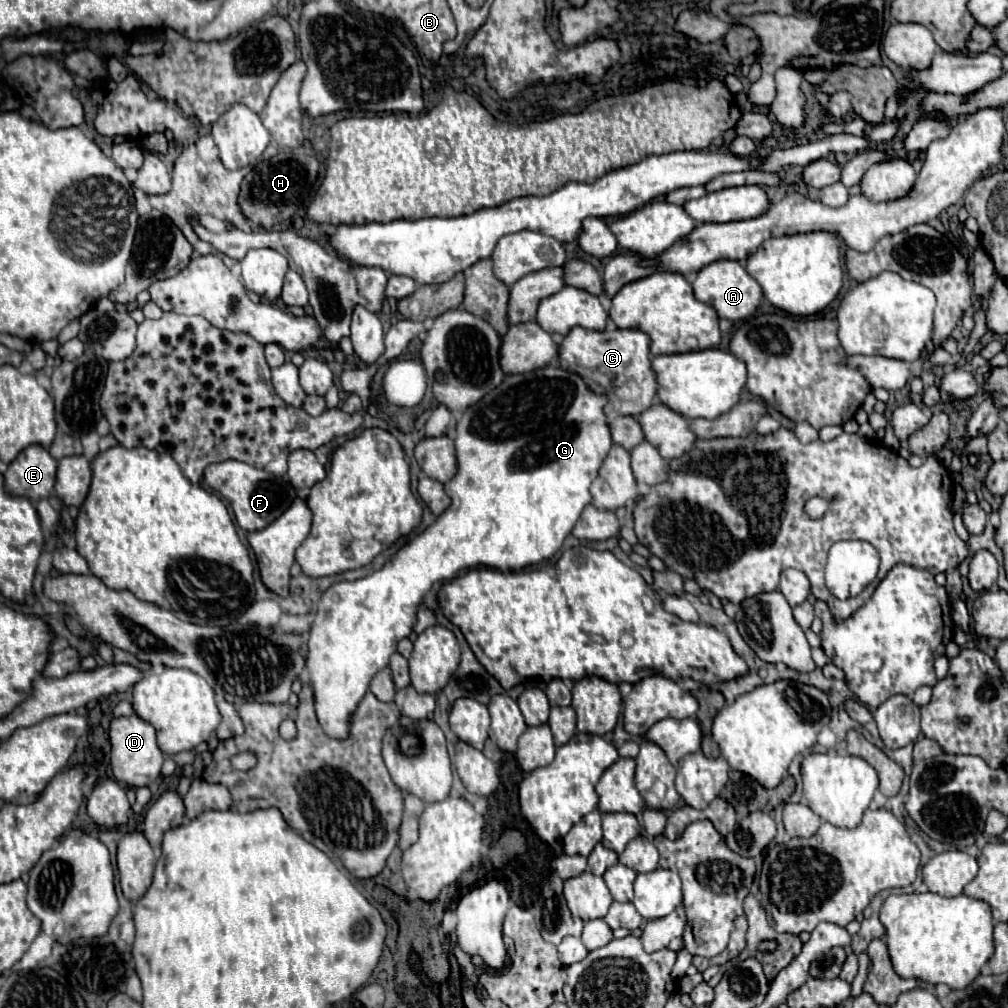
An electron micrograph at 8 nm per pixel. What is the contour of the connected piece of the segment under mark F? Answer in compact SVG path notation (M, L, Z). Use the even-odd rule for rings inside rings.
M222 461L208 465L208 469L204 471L204 481L230 503L234 517L244 531L264 529L274 519L278 519L294 503L296 497L296 491L288 479L276 477L272 473L266 473L258 467L240 461Z

